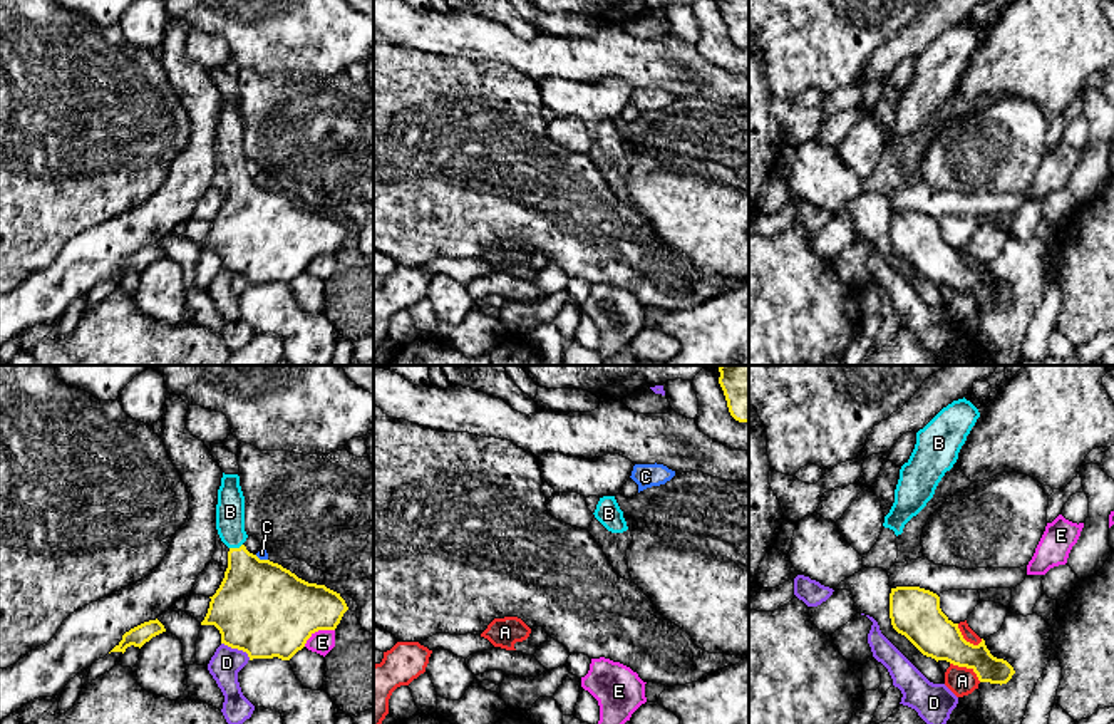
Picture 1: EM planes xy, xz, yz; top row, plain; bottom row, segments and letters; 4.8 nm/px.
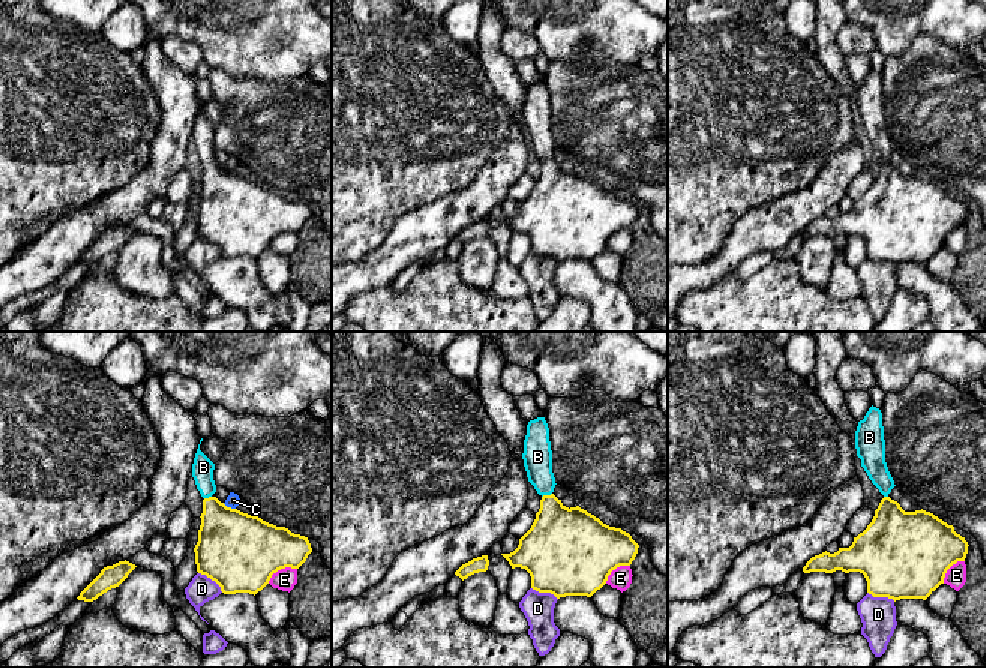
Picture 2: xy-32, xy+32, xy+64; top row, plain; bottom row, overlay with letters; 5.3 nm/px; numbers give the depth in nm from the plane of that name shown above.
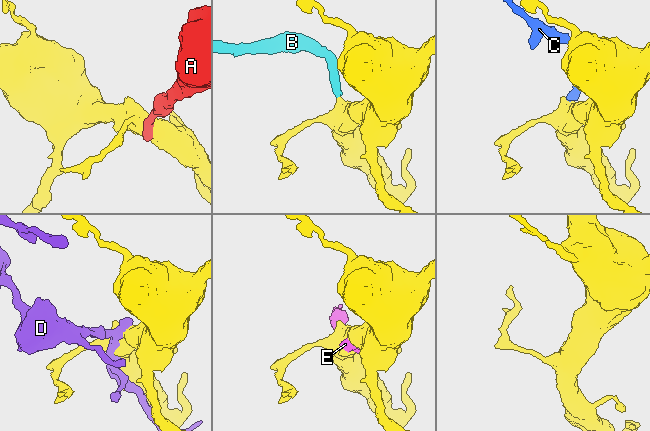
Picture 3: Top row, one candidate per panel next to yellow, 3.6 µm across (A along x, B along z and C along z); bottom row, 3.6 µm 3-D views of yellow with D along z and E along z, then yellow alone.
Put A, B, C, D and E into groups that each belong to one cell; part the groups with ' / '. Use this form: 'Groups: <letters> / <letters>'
Groups: A / B / C / D / E

